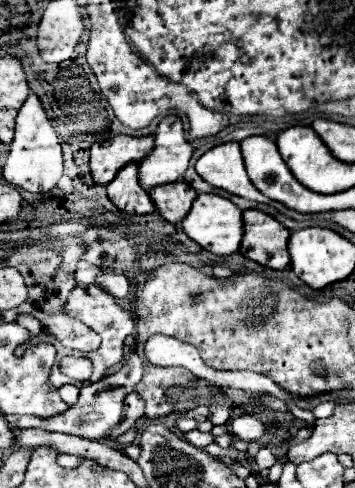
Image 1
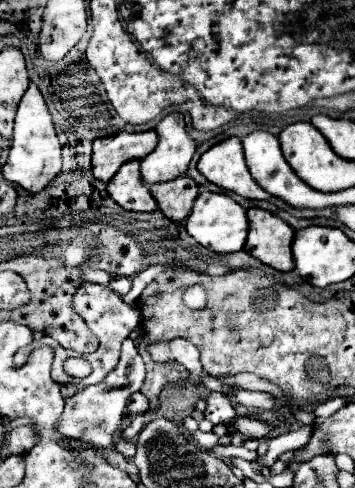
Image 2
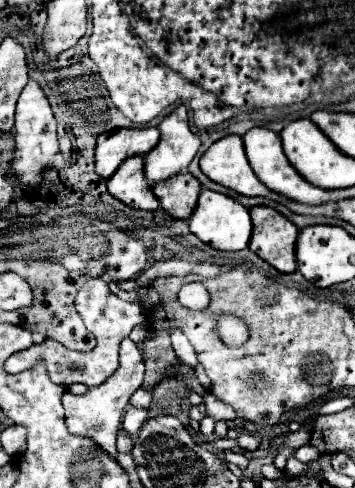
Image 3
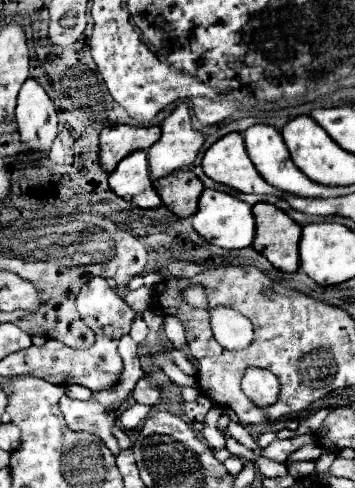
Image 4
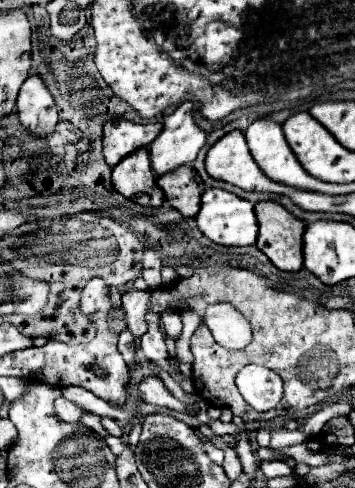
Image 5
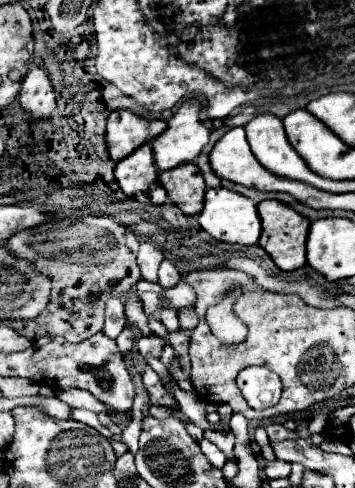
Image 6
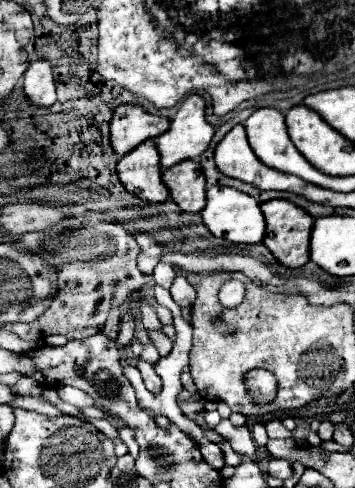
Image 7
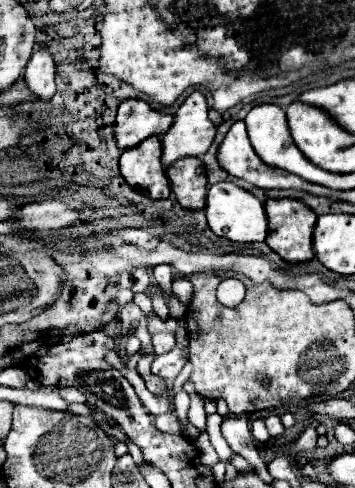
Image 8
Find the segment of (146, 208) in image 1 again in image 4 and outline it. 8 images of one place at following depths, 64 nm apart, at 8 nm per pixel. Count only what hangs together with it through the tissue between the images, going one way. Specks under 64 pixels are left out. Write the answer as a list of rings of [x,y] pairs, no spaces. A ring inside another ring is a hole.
[[[132,152],[110,174],[110,188],[138,208],[158,208],[162,200],[152,184],[146,152]]]

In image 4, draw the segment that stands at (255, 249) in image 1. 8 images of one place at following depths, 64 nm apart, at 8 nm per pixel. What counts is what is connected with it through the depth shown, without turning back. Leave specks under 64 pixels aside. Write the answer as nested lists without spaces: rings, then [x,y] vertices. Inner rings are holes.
[[[254,204],[252,212],[256,218],[256,238],[252,246],[268,258],[274,268],[282,272],[296,272],[300,268],[298,242],[302,226],[274,204]]]

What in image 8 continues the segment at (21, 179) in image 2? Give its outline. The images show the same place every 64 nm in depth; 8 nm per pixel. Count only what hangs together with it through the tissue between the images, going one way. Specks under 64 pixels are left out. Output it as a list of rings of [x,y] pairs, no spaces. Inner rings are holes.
[[[38,46],[32,52],[32,58],[26,66],[24,80],[36,96],[40,96],[44,100],[50,100],[56,92],[54,72],[56,72],[56,64],[54,64],[54,58],[52,58],[48,46]]]

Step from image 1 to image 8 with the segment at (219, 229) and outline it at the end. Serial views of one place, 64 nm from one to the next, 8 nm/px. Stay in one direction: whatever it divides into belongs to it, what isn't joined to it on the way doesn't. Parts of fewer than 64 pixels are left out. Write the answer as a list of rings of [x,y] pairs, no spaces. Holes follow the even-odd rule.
[[[218,182],[210,186],[204,210],[206,210],[208,226],[216,236],[222,236],[234,242],[264,242],[266,240],[268,218],[264,212],[264,204],[254,194],[250,194],[248,190],[232,182]]]

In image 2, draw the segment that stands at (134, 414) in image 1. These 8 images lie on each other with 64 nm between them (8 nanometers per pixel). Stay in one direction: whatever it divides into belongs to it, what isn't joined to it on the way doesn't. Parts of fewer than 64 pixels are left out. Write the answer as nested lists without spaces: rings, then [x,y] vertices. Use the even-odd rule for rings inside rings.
[[[136,392],[130,396],[128,400],[128,412],[130,414],[136,414],[136,412],[146,412],[150,408],[150,402],[148,398],[142,394],[142,392]]]

